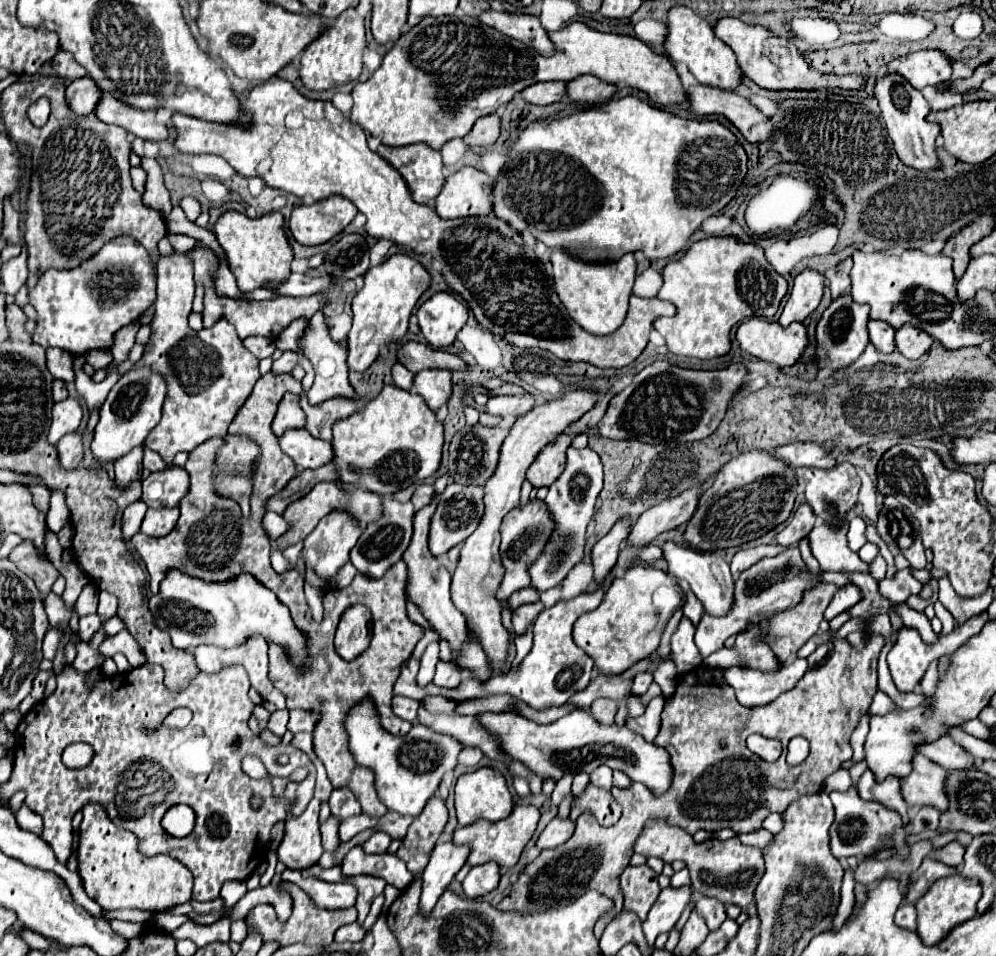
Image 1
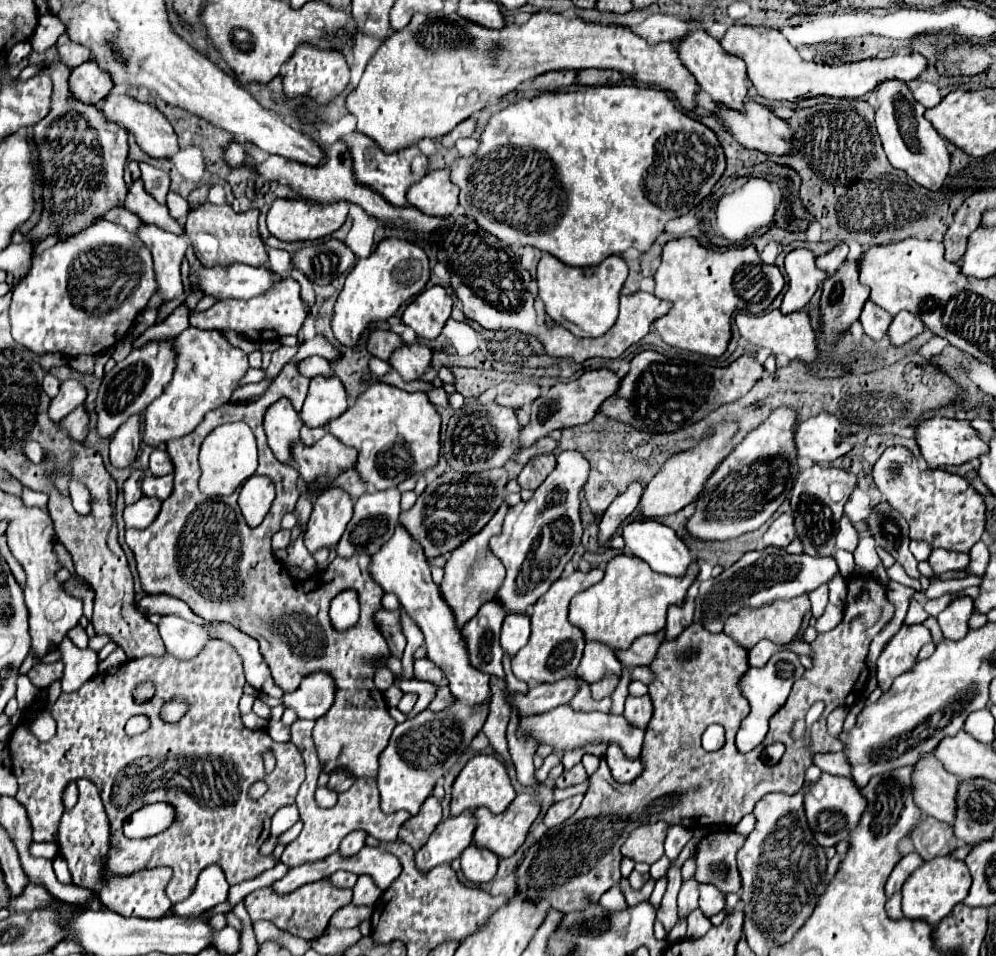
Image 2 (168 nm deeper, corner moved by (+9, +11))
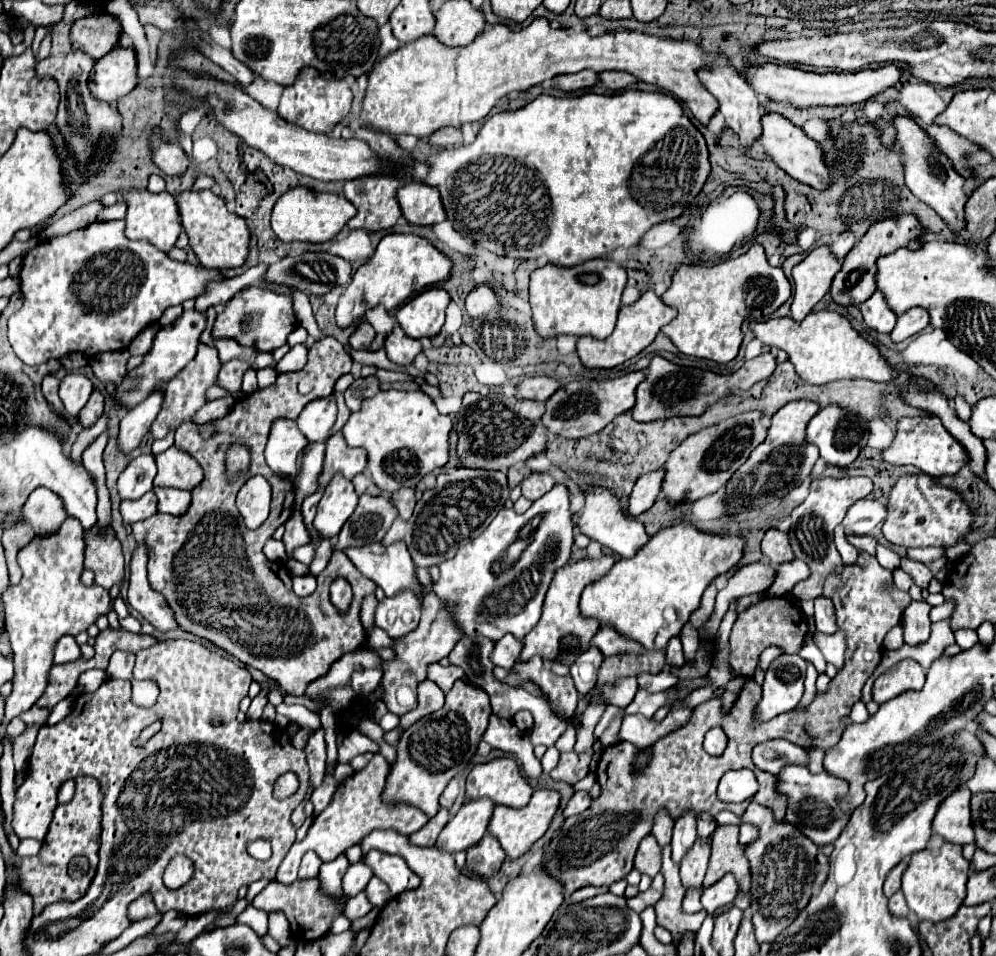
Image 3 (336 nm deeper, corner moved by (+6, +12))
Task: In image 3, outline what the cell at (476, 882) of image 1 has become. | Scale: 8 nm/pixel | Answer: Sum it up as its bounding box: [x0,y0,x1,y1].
[467,835,505,877]

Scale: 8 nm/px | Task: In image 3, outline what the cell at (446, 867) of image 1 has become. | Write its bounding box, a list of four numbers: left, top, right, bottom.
[435,799,495,853]

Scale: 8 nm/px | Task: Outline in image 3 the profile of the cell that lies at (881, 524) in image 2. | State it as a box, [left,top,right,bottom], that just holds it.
[901,557,933,589]

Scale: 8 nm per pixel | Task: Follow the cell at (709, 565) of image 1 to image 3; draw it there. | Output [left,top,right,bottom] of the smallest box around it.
[579,487,651,557]

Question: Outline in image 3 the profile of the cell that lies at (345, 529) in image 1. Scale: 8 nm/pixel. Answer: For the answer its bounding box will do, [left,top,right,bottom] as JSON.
[313,473,359,539]

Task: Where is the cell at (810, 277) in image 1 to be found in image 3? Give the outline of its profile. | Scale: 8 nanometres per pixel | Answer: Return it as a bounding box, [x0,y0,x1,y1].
[791,245,841,321]

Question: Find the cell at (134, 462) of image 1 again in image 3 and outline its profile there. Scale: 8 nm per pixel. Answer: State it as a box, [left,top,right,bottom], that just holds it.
[117,389,163,453]

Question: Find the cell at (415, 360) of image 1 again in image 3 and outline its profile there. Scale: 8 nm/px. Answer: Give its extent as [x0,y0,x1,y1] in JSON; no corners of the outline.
[351,321,375,349]

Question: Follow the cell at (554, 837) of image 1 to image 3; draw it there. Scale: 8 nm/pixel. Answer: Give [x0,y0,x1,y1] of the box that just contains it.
[563,791,591,817]

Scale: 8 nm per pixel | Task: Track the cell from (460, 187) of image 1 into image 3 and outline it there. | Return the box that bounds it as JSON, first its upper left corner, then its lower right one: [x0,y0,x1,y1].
[397,181,445,225]

